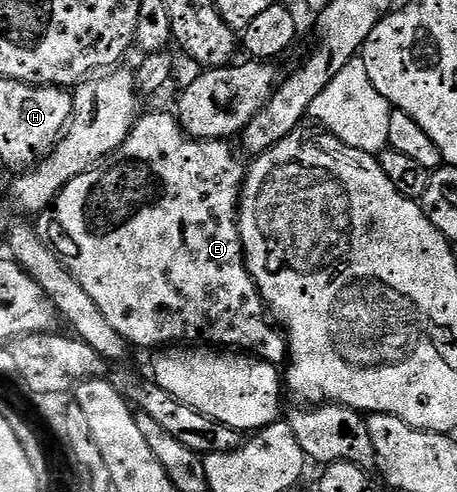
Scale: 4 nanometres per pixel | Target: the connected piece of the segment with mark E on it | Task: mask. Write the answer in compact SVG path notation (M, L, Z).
M173 112L139 116L134 130L113 153L109 163L99 164L87 173L81 173L79 177L72 179L72 183L64 186L53 205L41 214L40 232L46 244L68 267L68 271L72 271L76 283L80 283L80 287L84 287L84 291L92 295L96 307L104 311L104 319L108 319L108 323L112 323L112 327L116 327L116 331L120 331L120 335L124 335L131 346L166 347L171 343L209 343L214 347L249 353L270 365L281 366L288 357L286 334L277 324L272 323L260 291L246 269L246 257L242 254L242 240L238 230L238 201L242 198L242 185L246 182L248 165L234 154L230 145L233 144L229 140L197 141L195 137L190 137L182 130L182 124Z

